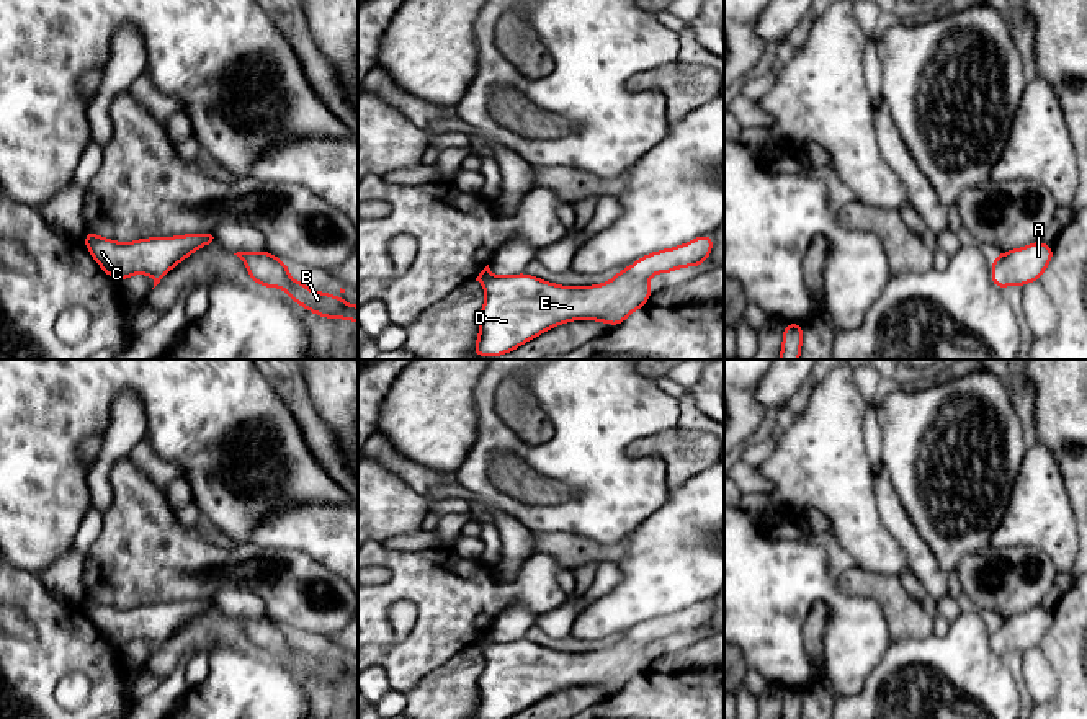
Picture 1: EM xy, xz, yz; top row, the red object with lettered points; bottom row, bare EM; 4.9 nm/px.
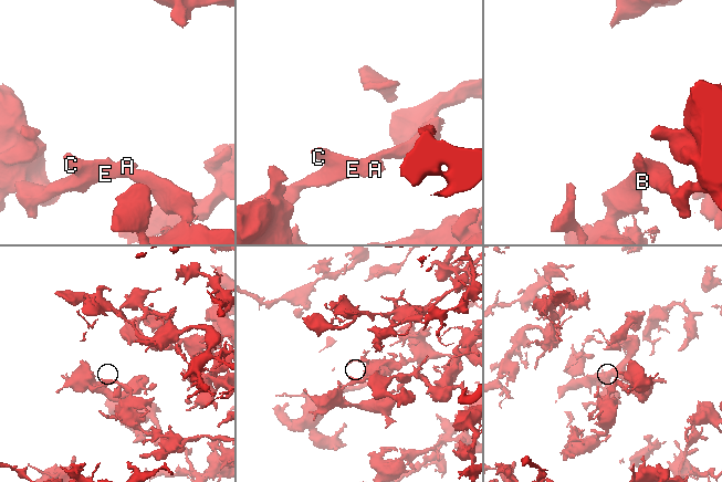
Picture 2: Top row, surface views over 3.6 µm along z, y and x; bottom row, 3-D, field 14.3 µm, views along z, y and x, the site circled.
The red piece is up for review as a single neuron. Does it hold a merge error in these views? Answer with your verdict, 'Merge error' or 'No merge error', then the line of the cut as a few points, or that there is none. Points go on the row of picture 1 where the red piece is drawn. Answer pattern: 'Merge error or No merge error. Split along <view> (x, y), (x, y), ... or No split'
No merge error. No split

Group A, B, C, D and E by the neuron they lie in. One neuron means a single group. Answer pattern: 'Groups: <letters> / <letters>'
Groups: A B C D E

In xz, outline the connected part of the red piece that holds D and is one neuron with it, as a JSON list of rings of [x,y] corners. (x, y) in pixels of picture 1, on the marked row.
[[[713,234],[688,243],[652,252],[611,281],[593,286],[561,286],[528,273],[495,276],[489,265],[479,273],[485,302],[479,312],[479,338],[472,355],[495,358],[510,353],[549,328],[570,320],[598,320],[611,327],[646,306],[649,278],[678,268],[700,268],[713,250]]]

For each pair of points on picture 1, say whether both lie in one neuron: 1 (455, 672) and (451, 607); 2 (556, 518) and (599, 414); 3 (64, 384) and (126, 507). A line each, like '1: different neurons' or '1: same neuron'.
1: different neurons
2: same neuron
3: different neurons

